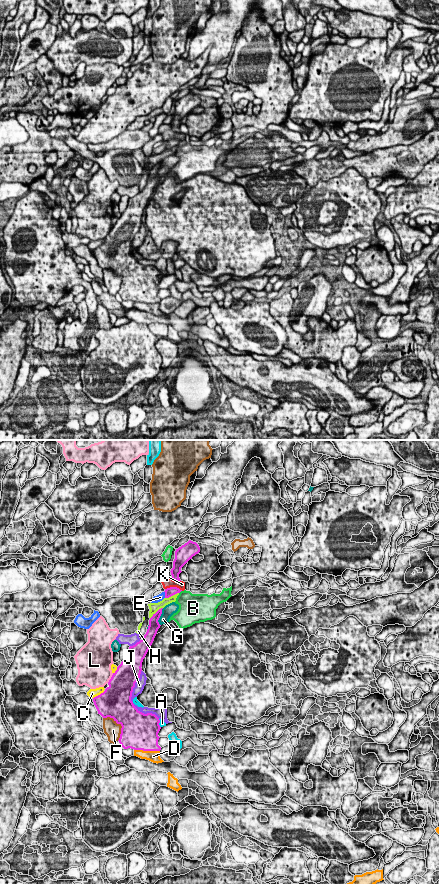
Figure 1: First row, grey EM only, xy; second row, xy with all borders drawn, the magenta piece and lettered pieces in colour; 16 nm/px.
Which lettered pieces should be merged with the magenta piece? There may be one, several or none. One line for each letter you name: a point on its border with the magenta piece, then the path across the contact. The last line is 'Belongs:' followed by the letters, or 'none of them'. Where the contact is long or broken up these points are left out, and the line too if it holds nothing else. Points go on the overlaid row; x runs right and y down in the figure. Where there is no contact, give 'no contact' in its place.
Belongs: none of them

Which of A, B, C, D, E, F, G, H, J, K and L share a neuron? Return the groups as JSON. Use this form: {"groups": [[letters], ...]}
{"groups": [["A", "C"], ["B"], ["D"], ["E"], ["F"], ["G"], ["H"], ["J"], ["K"], ["L"]]}

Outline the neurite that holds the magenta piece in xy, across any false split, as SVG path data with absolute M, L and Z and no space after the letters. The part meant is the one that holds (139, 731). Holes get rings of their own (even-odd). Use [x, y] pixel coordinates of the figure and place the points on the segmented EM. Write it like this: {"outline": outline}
{"outline": "M159 609L149 620L144 637L130 646L125 659L117 667L108 687L103 693L93 698L94 705L103 718L113 718L122 726L119 743L124 749L143 751L160 751L158 733L161 729L159 718L152 713L140 712L131 701L133 688L139 680L142 662L160 624L158 622L162 609Z"}

